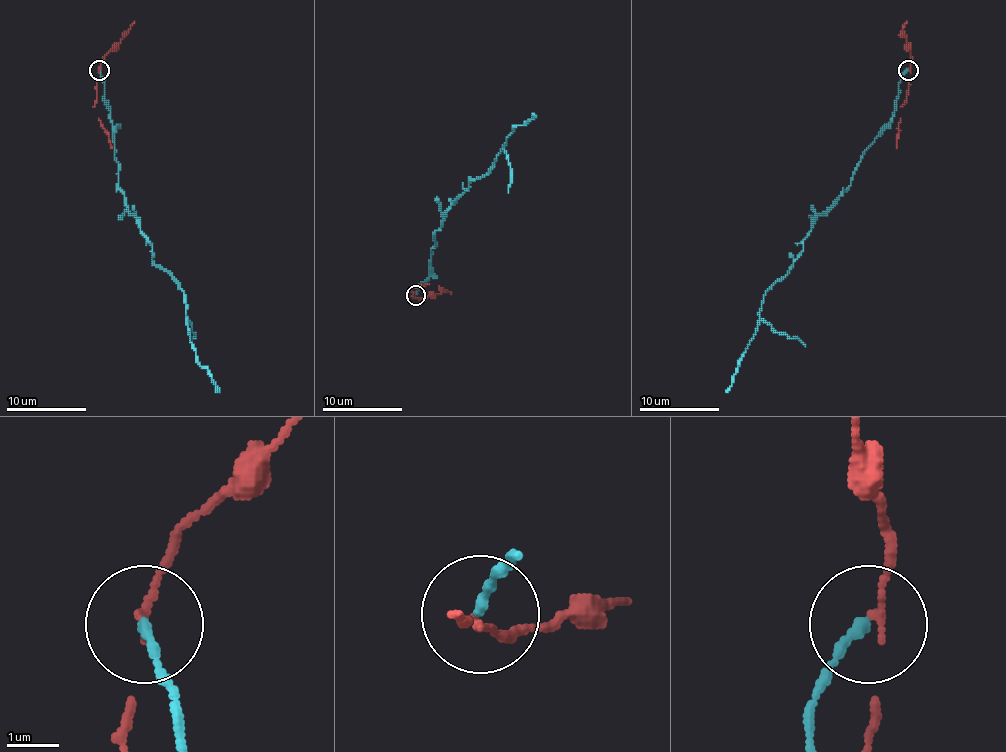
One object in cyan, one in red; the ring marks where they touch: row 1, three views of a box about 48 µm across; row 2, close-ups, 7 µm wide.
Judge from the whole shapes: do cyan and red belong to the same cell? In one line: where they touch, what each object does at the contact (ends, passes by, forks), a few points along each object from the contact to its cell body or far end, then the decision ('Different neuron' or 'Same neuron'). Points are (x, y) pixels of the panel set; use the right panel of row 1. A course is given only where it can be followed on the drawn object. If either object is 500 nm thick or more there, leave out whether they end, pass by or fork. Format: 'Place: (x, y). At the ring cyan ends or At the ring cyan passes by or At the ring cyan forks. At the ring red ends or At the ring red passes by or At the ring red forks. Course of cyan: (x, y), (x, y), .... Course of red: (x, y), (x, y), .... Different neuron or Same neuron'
Place: (908, 70). At the ring cyan ends. At the ring red passes by. Course of cyan: (908, 71), (892, 120), (817, 217), (791, 269), (765, 293), (756, 334), (726, 392). Course of red: (908, 69), (908, 94), (900, 106), (896, 148). Different neuron

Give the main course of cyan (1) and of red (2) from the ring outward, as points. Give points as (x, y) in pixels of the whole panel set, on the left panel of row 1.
1: (98, 71), (104, 84), (118, 190), (152, 247), (152, 261), (184, 293), (188, 334), (218, 392)
2: (98, 69), (95, 106), (112, 148)

